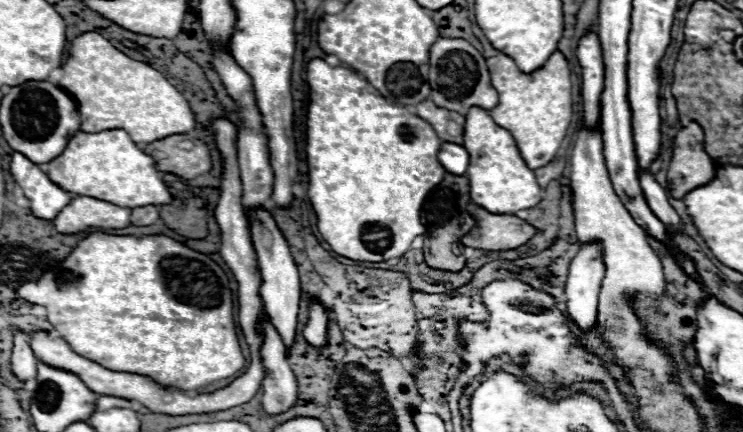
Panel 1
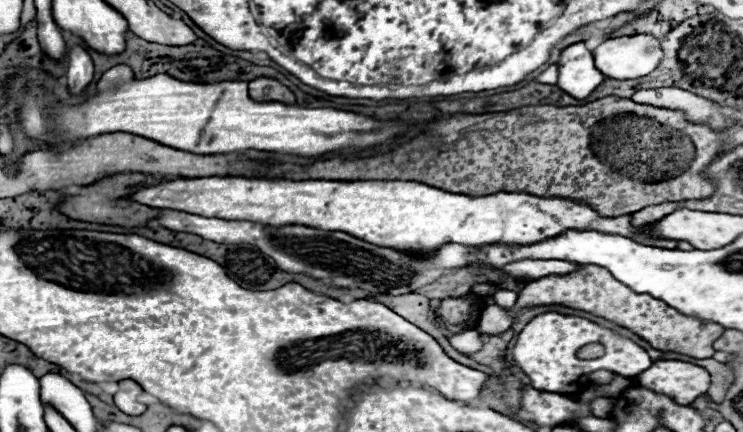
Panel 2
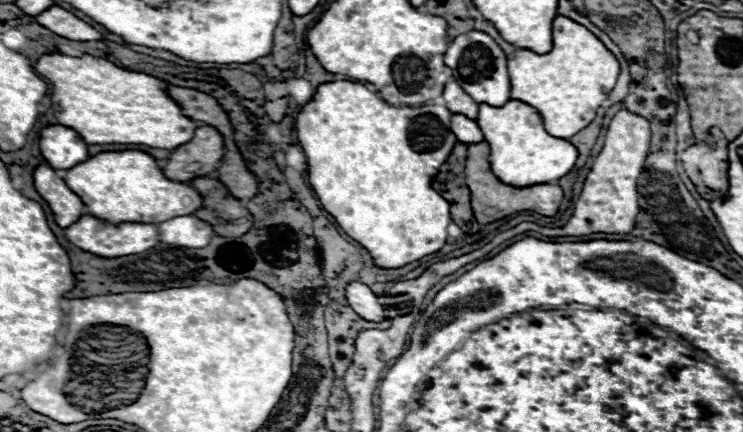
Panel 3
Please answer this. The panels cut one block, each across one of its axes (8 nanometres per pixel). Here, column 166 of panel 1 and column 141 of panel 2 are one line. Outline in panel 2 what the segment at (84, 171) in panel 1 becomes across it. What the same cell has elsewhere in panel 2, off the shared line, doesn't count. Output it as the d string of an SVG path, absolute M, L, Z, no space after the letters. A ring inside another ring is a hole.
M212 176L212 178L178 178L158 186L140 188L132 194L132 200L144 202L152 208L172 208L208 218L224 220L250 220L270 226L286 224L304 224L316 226L320 230L344 230L356 238L364 238L376 246L396 248L396 250L414 250L414 252L434 252L446 242L458 242L466 246L484 246L484 244L534 244L544 238L558 236L566 230L598 230L606 234L632 236L636 230L630 226L630 216L620 218L600 218L590 206L584 206L574 200L564 198L540 198L522 192L498 192L490 196L472 198L466 194L452 194L440 188L432 188L412 180L270 180L270 178L244 178L244 176Z

